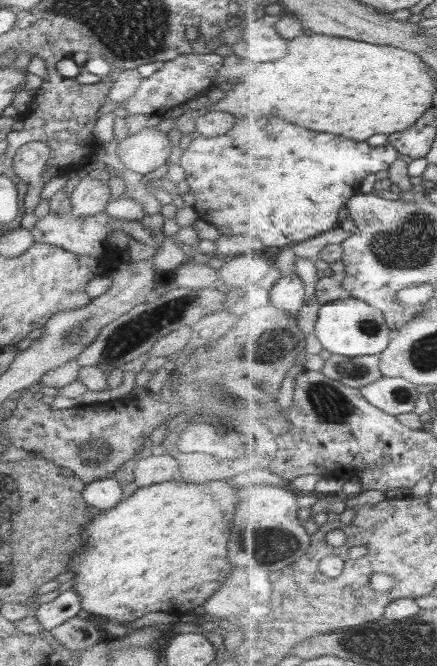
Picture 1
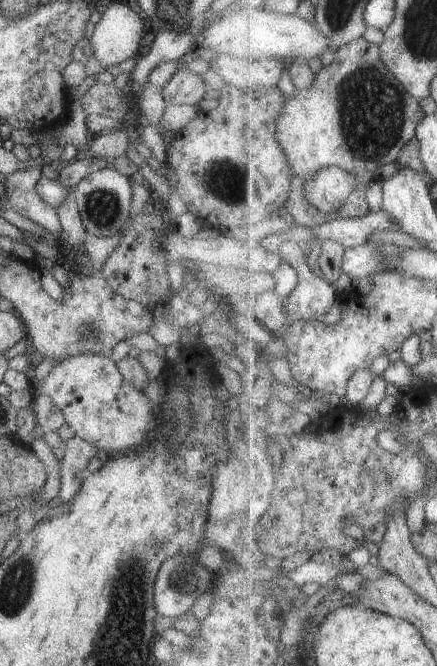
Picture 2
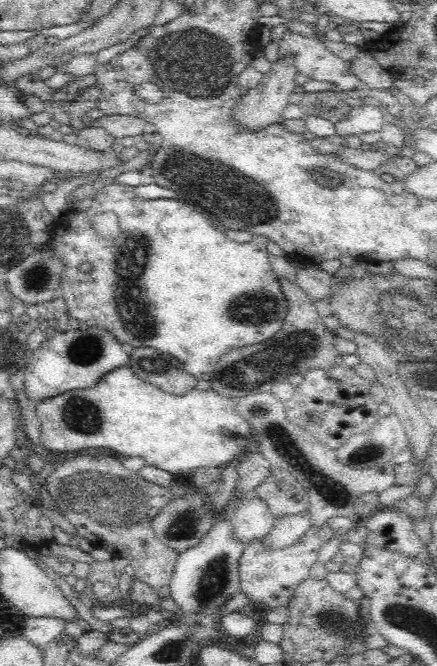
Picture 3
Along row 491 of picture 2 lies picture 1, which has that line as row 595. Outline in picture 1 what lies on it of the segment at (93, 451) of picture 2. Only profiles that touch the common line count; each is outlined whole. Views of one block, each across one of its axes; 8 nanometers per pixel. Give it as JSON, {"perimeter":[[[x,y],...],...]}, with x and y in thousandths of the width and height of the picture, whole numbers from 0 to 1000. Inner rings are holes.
{"perimeter":[[[160,883],[135,890],[121,901],[87,908],[73,925],[98,946],[114,947],[149,931],[167,928],[181,916],[185,916],[181,895]]]}

